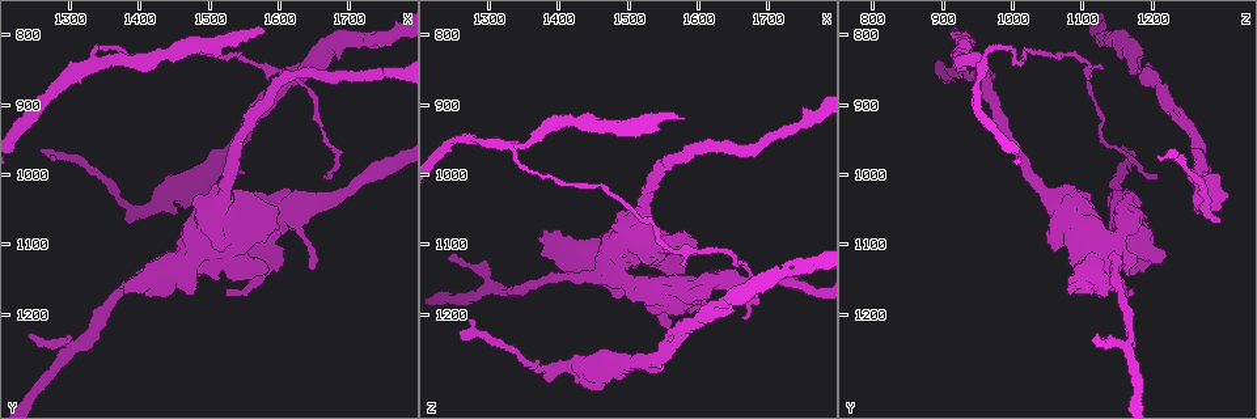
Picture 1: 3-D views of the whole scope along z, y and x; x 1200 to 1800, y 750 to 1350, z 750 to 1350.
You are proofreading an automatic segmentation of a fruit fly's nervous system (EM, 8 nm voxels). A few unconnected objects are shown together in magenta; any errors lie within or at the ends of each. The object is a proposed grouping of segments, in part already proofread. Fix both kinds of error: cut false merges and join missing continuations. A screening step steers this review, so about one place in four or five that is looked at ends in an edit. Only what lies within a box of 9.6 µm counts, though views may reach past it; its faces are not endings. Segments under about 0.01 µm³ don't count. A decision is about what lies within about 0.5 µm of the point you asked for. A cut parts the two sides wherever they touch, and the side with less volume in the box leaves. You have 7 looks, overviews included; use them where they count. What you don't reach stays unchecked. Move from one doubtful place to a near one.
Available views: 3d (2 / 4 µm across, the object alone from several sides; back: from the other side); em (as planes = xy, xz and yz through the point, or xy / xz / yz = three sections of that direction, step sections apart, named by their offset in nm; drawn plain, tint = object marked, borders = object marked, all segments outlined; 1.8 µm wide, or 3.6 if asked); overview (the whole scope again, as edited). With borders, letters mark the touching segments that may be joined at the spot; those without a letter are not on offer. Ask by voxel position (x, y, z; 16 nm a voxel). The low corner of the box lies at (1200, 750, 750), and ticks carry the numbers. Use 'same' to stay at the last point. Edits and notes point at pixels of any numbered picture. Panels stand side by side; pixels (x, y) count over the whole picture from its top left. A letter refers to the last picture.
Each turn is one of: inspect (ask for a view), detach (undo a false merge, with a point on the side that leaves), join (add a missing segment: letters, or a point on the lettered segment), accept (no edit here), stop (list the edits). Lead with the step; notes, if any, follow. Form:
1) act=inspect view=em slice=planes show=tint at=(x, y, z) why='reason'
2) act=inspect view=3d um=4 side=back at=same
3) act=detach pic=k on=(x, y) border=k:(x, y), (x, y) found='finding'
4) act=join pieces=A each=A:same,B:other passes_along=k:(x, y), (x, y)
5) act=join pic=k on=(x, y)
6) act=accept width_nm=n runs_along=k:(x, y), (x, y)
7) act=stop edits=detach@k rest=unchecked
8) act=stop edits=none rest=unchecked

act=inspect view=3d um=4 at=(1480, 1120, 1160) why='abrupt turn'

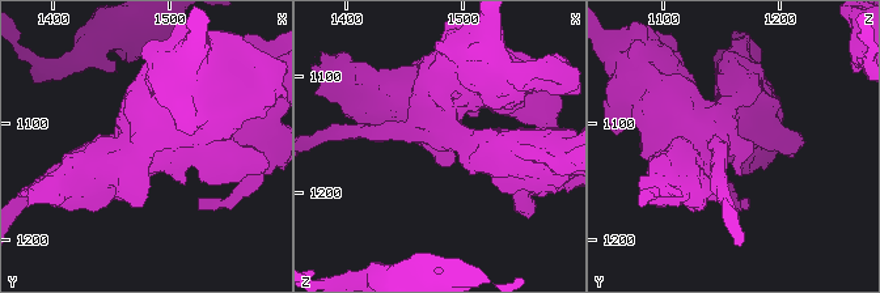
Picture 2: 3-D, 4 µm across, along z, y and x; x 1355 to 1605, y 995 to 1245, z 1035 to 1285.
act=inspect view=em um=3.6 slice=planes show=borders at=(1476, 1120, 1164)

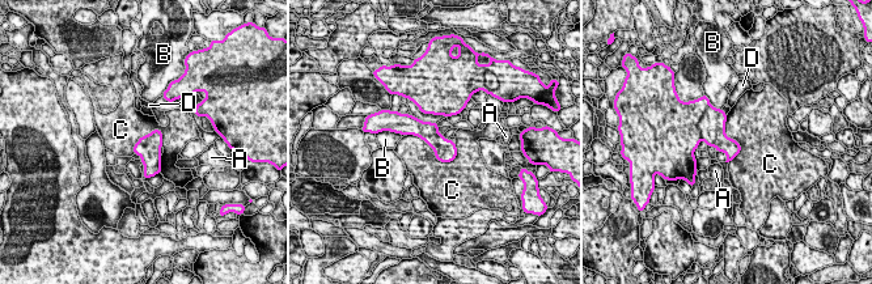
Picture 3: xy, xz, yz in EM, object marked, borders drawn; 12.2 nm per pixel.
act=detach pic=3 on=(712, 123) width_nm=240 each=A:other,B:other,C:other,D:other border=3:(710, 105), (698, 123), (701, 139) found='a second neuron is stuck on'

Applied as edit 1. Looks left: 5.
act=inspect view=overview why='redraw'

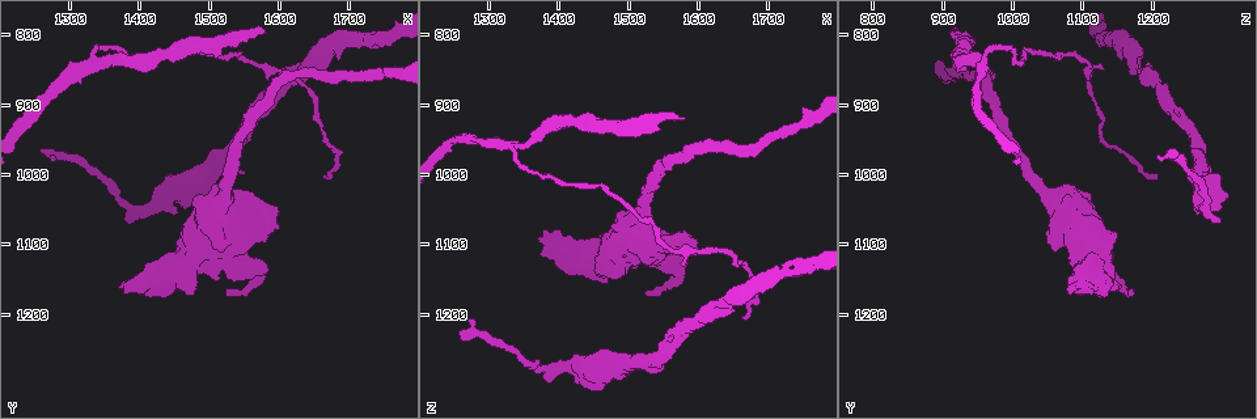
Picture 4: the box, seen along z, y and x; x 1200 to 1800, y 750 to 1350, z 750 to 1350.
act=inspect view=em slice=planes show=borders at=(1580, 790, 915) why='free end'

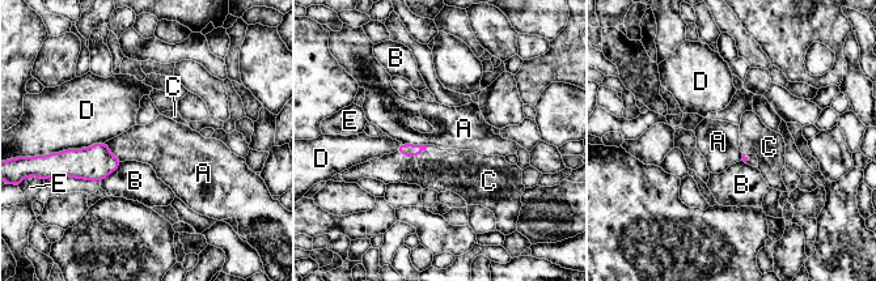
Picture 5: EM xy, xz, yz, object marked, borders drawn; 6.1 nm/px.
act=join pieces=C each=A:other,B:other,C:same,D:other,E:other passes_along=5:(406, 149), (422, 150), (443, 171) found='the neuron continues'

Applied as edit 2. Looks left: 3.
act=inspect view=overview

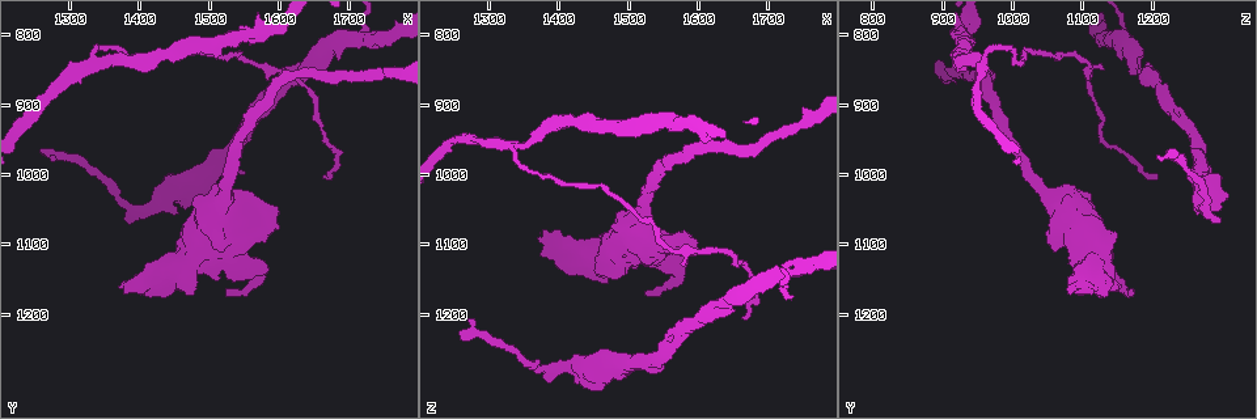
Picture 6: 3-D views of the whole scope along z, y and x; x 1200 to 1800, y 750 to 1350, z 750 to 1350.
act=inspect view=em slice=xy step=16 show=tint at=(1510, 980, 1270) why='arms part here'

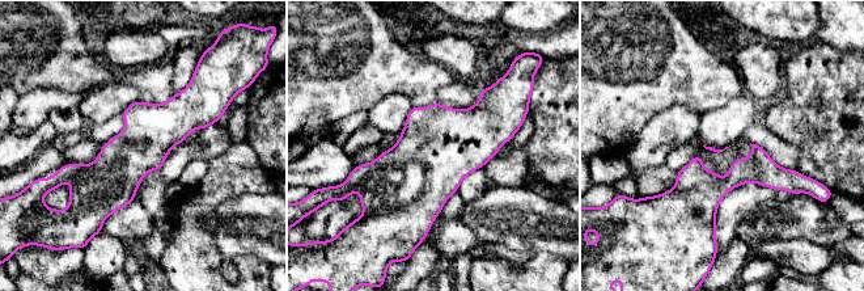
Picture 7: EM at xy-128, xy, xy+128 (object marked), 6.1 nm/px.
act=inspect view=em slice=planes show=borders at=same why='another direction'

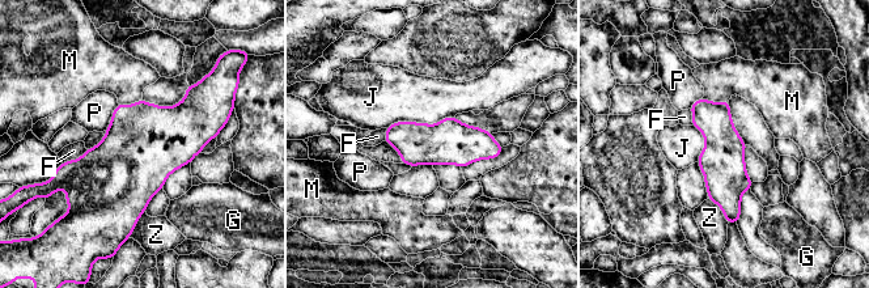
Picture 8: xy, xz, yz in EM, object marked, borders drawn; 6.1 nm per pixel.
act=accept each=F:other,G:other,J:other,M:other,P:other,Z:other border=8:(454, 115), (386, 128) found='all the same neuron'

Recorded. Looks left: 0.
act=stop edits=detach@3,join@5 rest=unchecked

